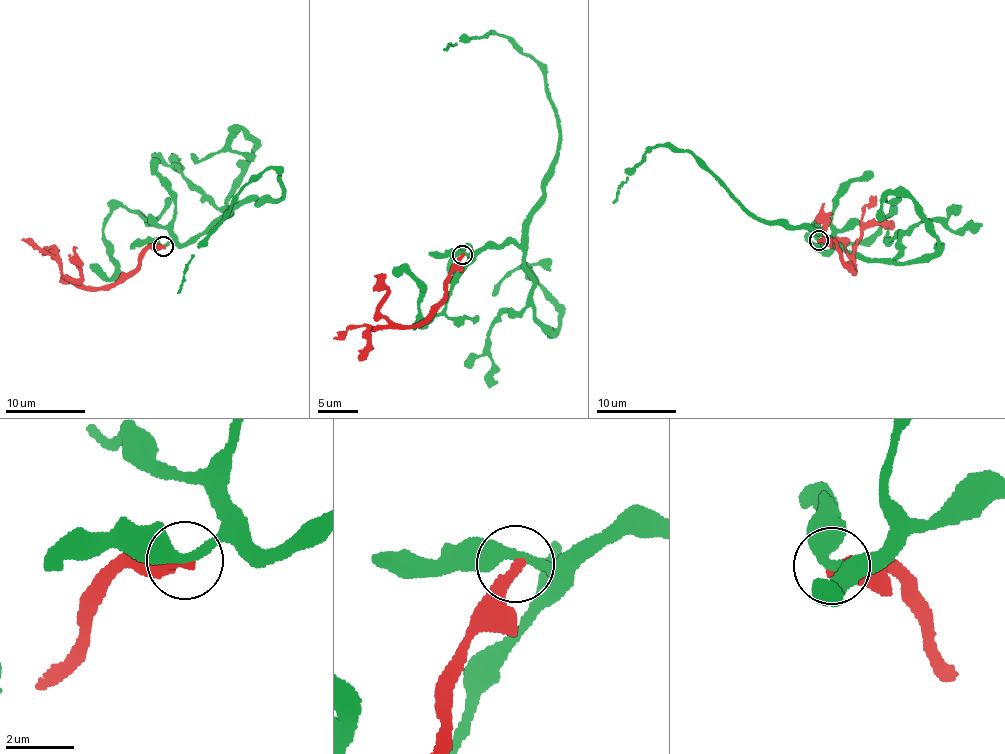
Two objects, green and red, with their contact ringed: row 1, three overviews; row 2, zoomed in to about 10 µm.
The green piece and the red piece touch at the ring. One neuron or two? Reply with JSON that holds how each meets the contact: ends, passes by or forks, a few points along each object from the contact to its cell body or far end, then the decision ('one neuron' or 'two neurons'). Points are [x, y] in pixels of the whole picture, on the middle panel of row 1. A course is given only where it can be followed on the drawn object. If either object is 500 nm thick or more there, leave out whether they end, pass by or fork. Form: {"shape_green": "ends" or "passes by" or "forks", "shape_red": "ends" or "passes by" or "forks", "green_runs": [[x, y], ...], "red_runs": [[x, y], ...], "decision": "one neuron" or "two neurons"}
{"shape_green": "passes by", "shape_red": "ends", "green_runs": [[461, 255], [521, 243], [558, 148], [556, 112], [546, 74], [503, 36], [490, 32], [443, 48]], "red_runs": [[461, 255], [447, 278], [446, 293], [422, 322], [375, 331], [374, 327], [367, 324], [334, 337]], "decision": "two neurons"}

